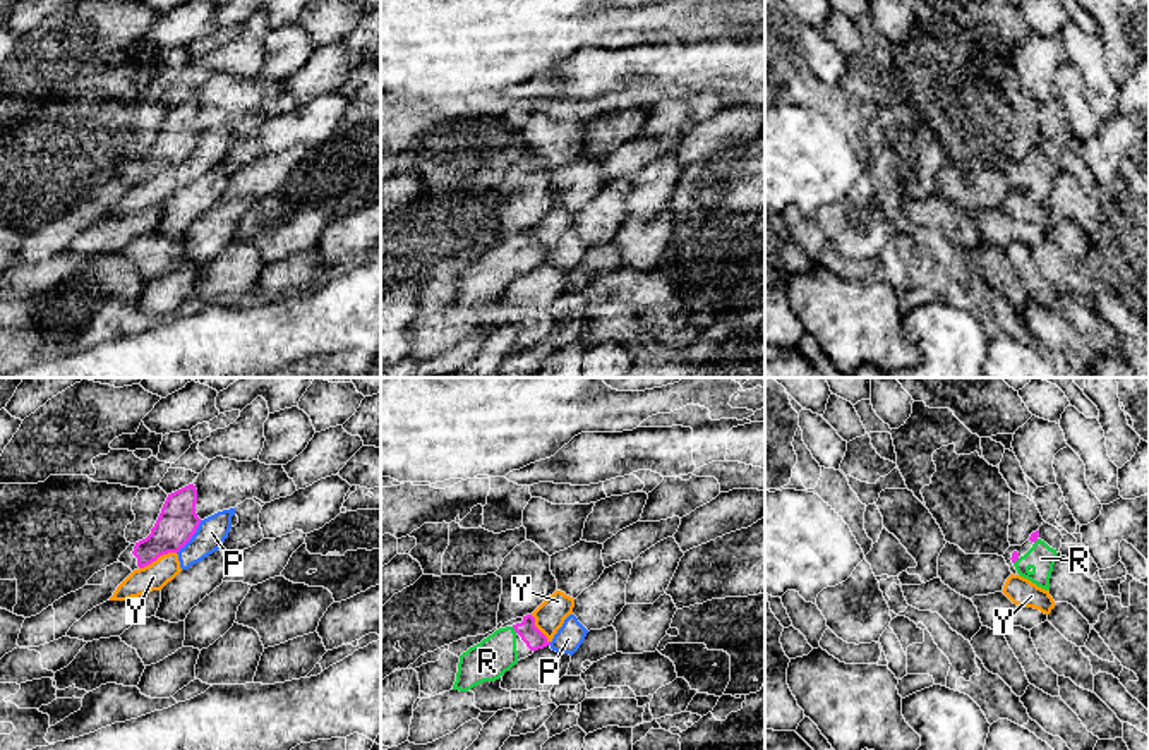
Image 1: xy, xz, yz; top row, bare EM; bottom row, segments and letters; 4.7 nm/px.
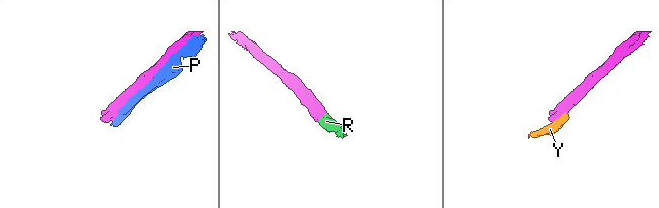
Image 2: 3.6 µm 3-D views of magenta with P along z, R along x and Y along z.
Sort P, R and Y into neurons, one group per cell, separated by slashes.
P Y / R

